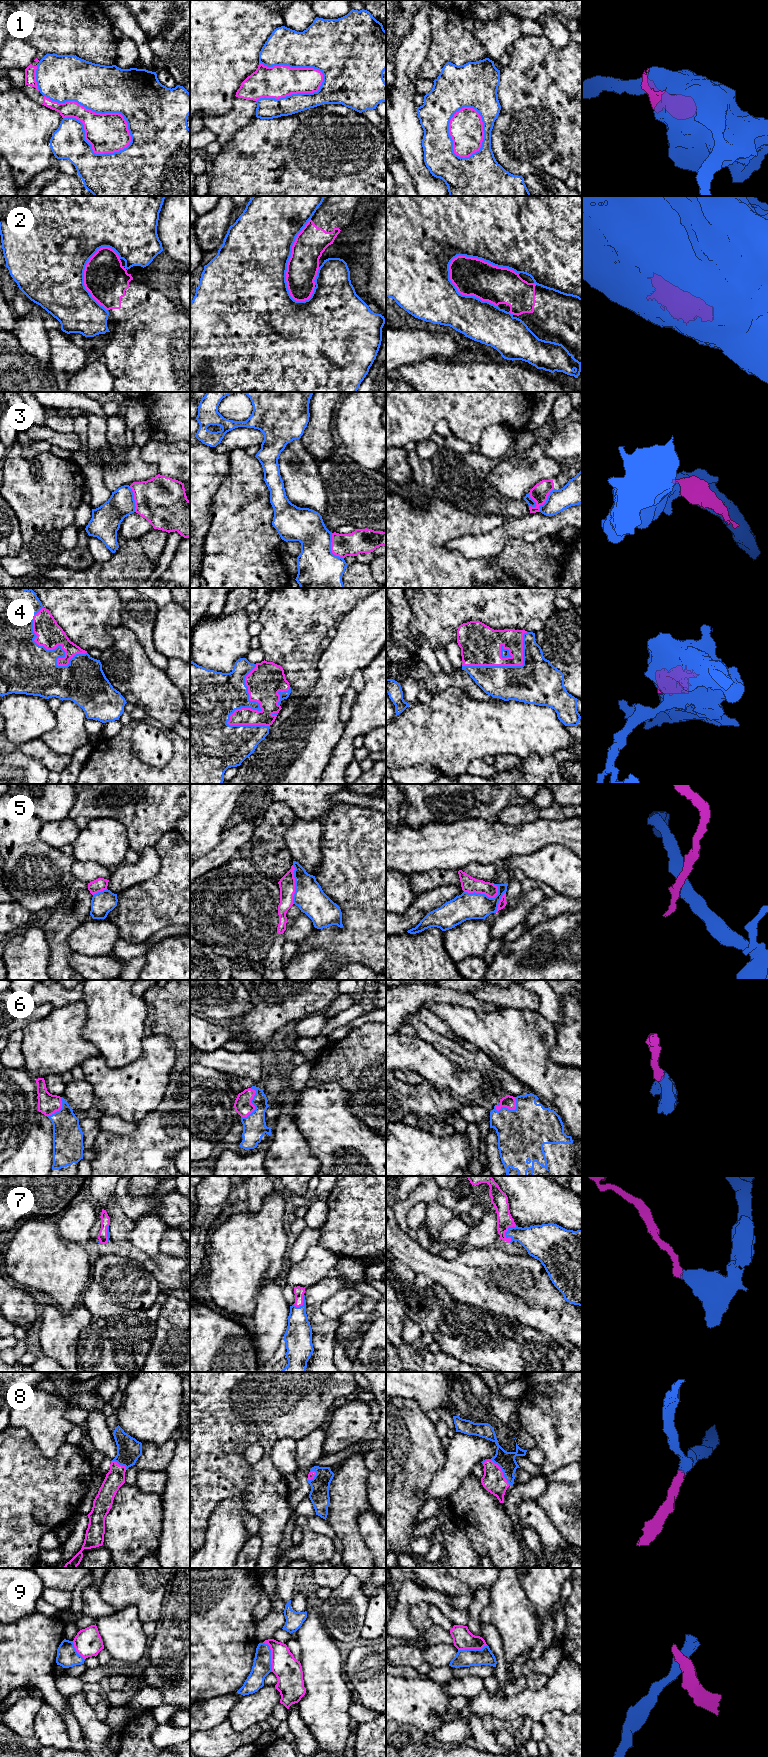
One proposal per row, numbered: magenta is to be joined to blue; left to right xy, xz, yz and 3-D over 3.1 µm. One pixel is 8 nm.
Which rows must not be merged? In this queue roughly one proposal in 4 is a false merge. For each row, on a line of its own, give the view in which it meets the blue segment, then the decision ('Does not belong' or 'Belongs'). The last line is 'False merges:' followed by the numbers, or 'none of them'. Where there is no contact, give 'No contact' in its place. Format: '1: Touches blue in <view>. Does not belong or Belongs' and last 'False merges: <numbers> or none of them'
1: Touches blue in xy. Does not belong
2: Touches blue in yz. Does not belong
3: Touches blue in yz. Does not belong
4: Touches blue in xz. Belongs
5: Touches blue in yz. Does not belong
6: Touches blue in yz. Belongs
7: Touches blue in yz. Belongs
8: Touches blue in yz. Belongs
9: Touches blue in xz. Does not belong
False merges: 1, 2, 3, 5, 9

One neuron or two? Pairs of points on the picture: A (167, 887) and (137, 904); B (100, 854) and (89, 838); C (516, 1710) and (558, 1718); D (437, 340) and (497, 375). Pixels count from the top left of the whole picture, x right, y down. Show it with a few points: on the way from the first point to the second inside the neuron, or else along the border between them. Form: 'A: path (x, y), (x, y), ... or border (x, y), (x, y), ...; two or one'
A: path (160, 894), (150, 904), (144, 904); one
B: path (100, 850), (93, 842); one
C: border (566, 1714), (560, 1710), (547, 1711), (540, 1721); two
D: border (442, 359), (457, 360); two

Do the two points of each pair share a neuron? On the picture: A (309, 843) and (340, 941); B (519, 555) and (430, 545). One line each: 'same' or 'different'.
A: different
B: same

